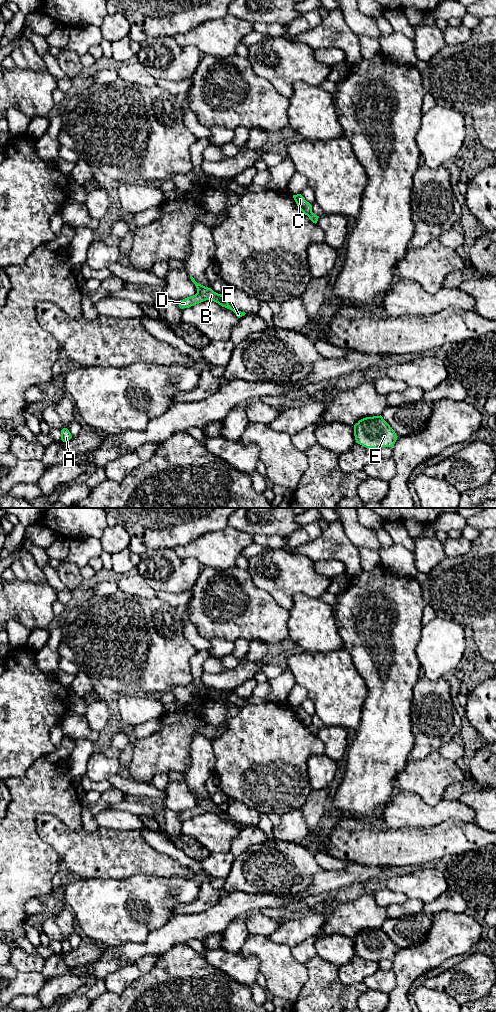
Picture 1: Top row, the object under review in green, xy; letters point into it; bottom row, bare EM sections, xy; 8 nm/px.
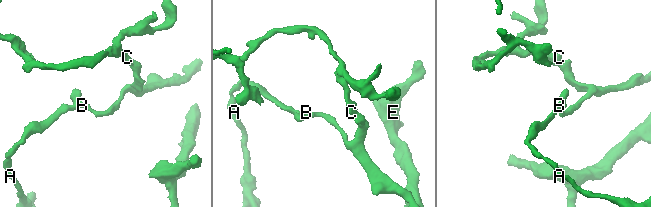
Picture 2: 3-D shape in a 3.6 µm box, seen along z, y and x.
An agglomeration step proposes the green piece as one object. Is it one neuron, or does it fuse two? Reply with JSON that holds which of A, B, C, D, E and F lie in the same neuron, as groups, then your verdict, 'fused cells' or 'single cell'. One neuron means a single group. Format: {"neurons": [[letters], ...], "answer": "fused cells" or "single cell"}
{"neurons": [["A", "B", "D", "E", "F"], ["C"]], "answer": "fused cells"}

